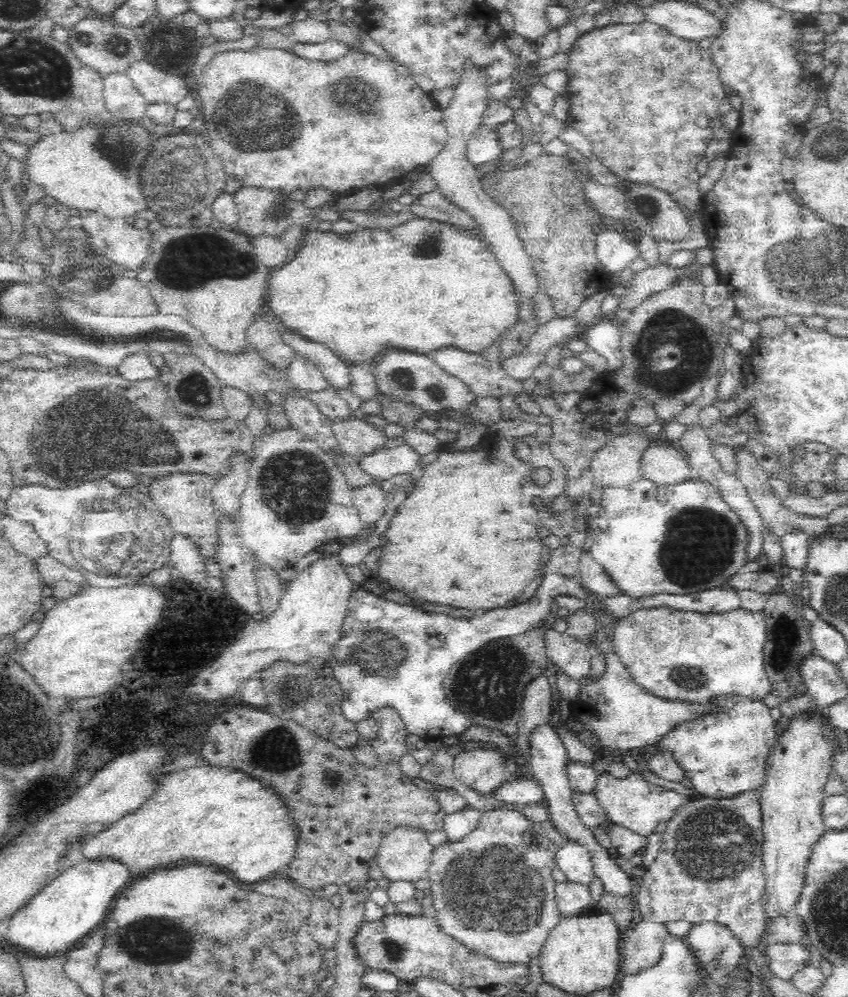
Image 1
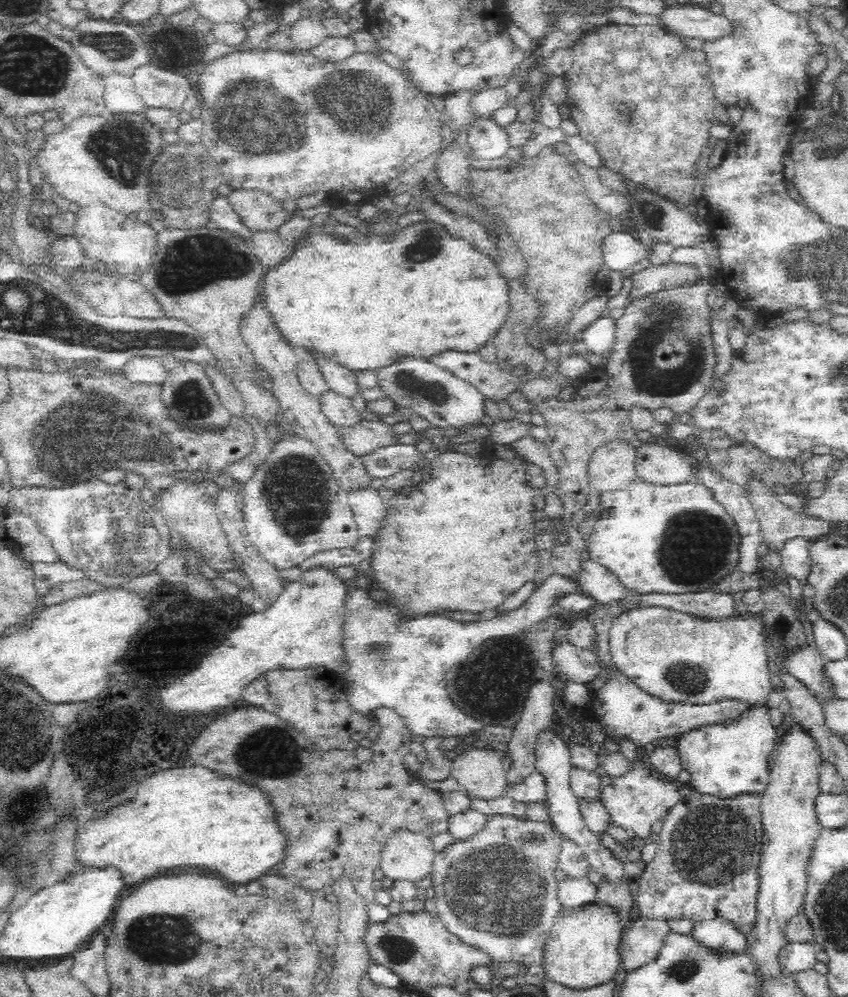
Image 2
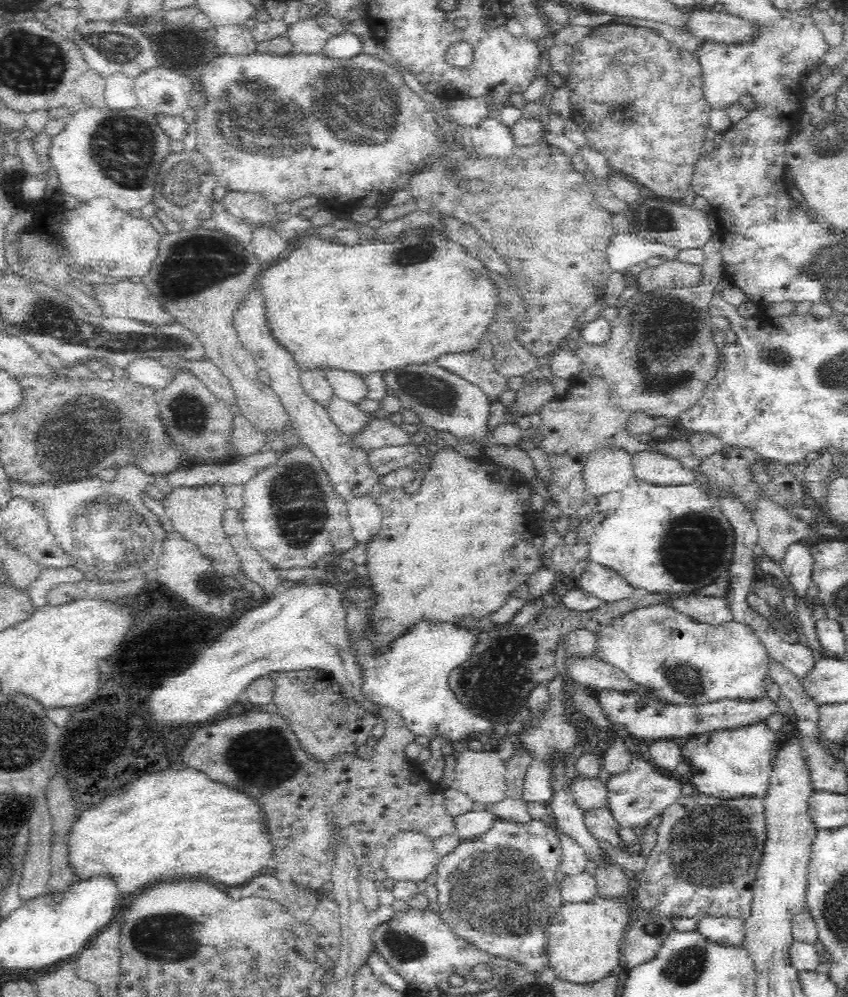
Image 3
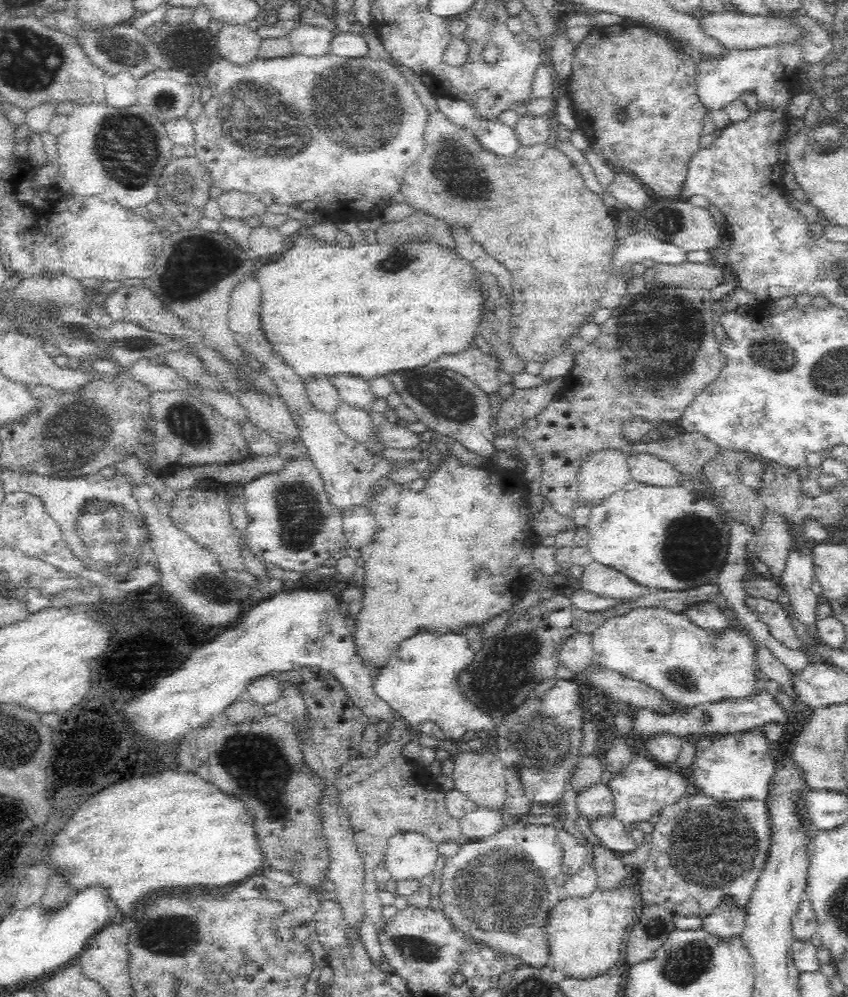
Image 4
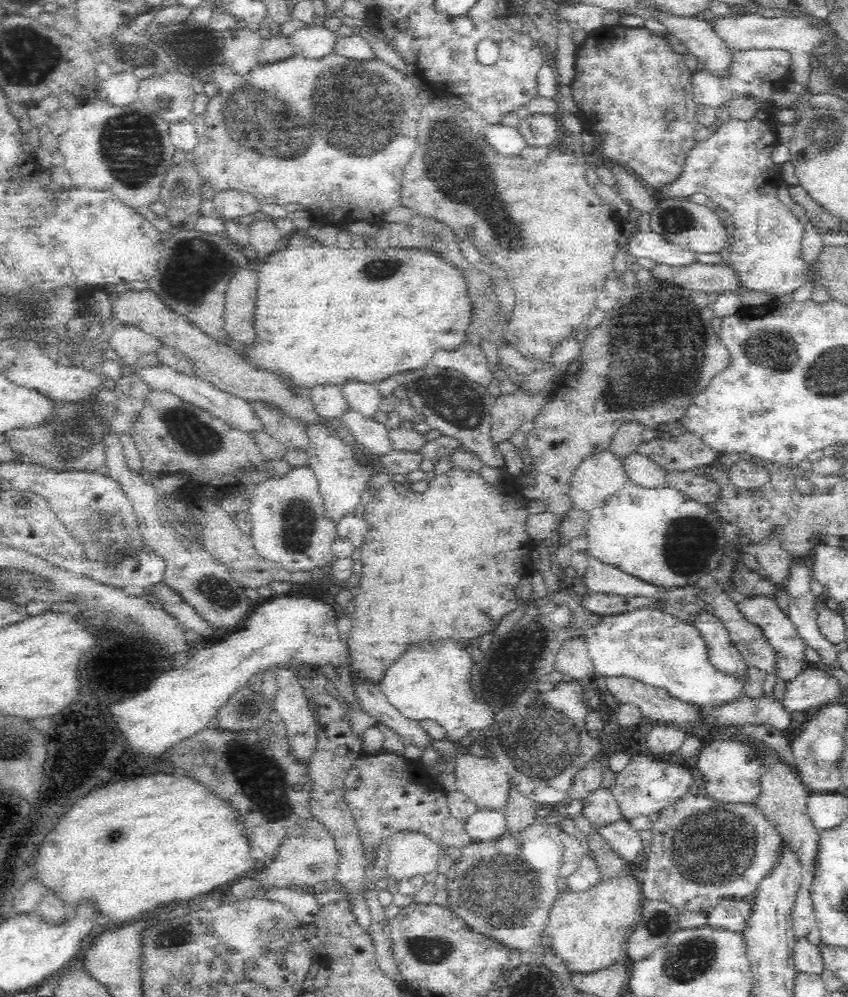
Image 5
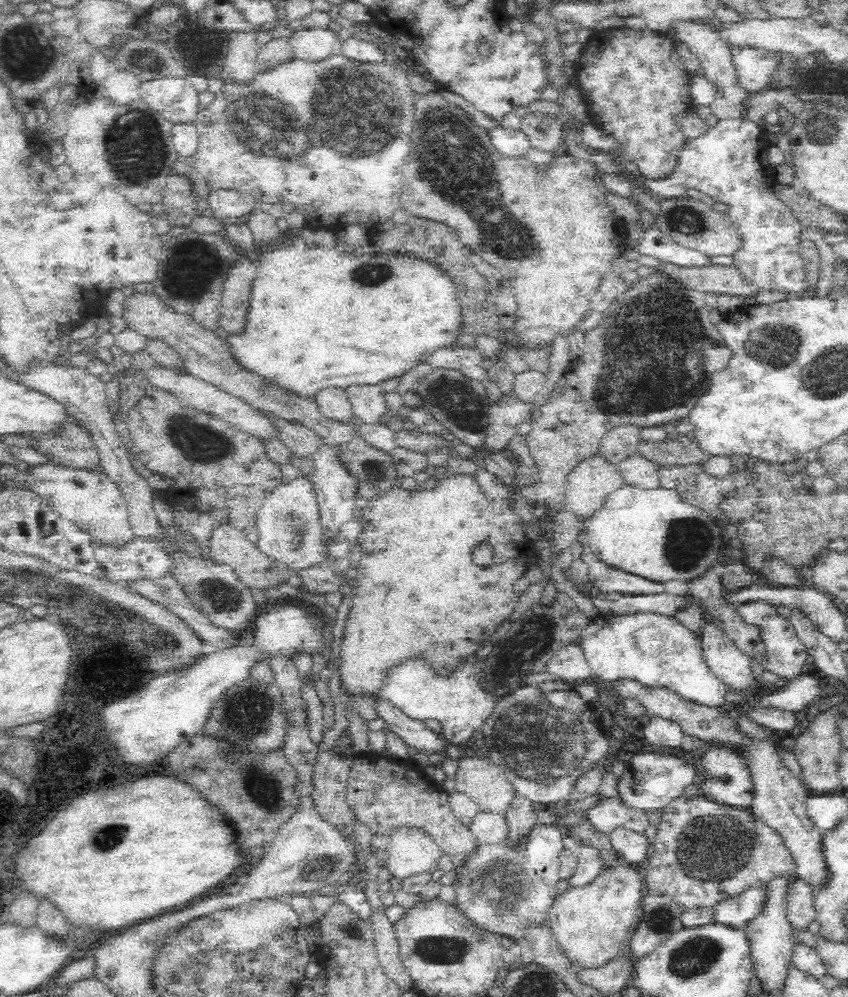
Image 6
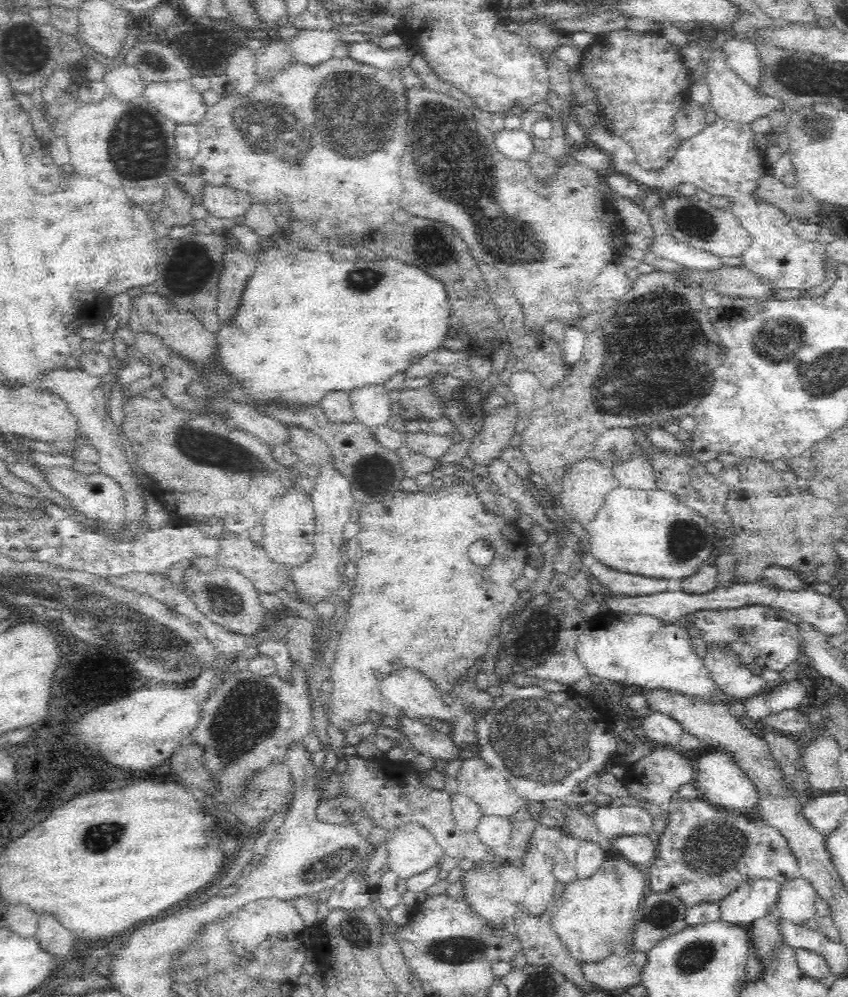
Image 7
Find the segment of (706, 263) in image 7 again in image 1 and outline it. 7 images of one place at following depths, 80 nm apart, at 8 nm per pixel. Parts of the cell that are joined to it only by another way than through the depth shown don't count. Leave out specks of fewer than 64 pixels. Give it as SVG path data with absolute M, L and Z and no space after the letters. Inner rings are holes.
M607 225L604 232L596 236L596 256L609 275L630 267L636 258L640 258L640 249L625 234Z

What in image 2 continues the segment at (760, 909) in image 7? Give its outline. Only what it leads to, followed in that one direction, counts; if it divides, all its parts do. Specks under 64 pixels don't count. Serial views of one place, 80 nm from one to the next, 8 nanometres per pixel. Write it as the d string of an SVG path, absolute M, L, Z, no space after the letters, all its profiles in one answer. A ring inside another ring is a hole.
M722 919L695 921L692 936L713 950L744 951L747 934L736 923Z

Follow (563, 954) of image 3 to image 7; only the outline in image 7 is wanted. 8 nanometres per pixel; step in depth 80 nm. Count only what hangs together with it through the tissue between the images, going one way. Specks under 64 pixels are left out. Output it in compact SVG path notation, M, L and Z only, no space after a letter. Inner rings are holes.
M609 851L593 875L583 879L576 877L559 892L558 899L551 904L547 925L559 937L572 958L586 964L598 962L614 954L617 945L629 944L631 933L640 918L642 900L648 892L646 870L630 865L624 857Z

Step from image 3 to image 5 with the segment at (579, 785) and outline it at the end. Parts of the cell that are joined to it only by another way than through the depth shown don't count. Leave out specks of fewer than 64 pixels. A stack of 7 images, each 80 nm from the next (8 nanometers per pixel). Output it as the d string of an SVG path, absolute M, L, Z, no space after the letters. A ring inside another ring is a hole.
M600 787L583 799L582 814L590 821L594 831L602 830L618 820L624 821L624 815L618 807L618 801L610 789Z

